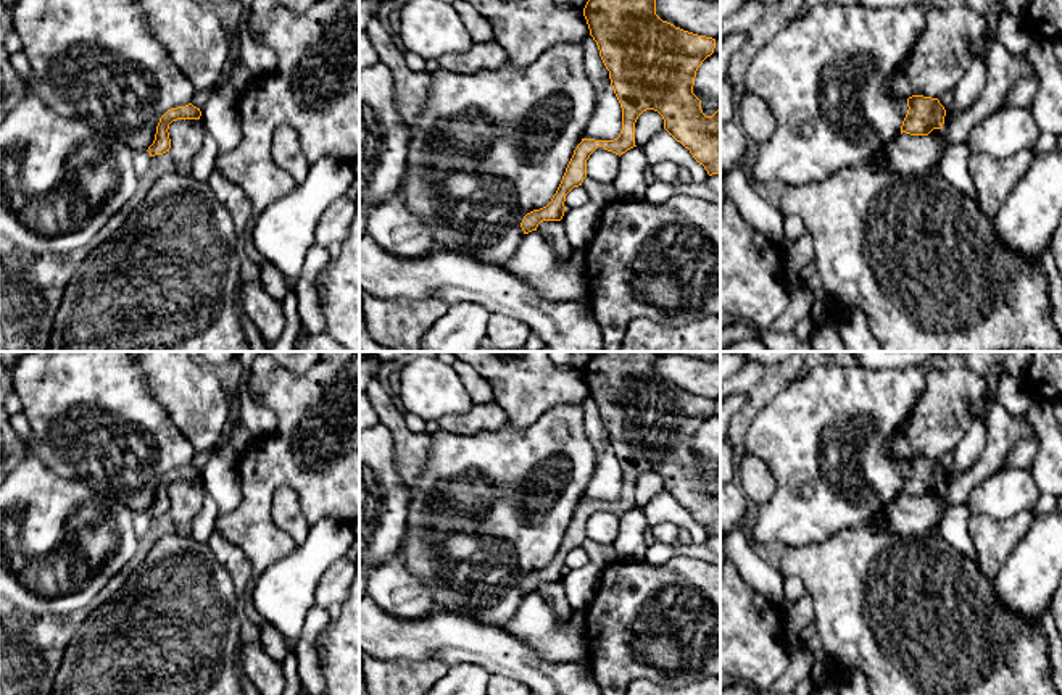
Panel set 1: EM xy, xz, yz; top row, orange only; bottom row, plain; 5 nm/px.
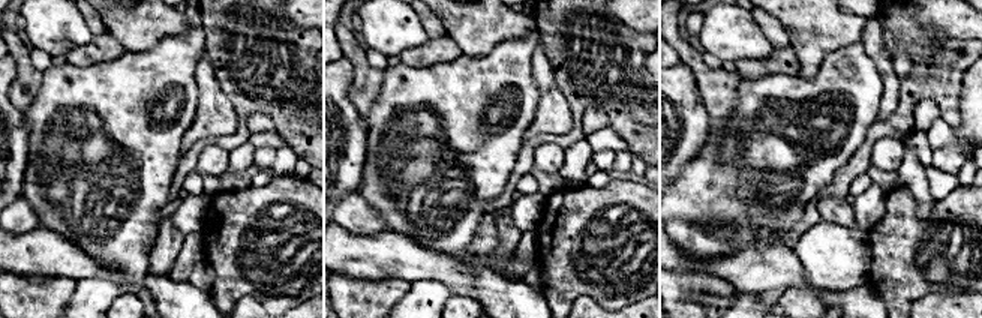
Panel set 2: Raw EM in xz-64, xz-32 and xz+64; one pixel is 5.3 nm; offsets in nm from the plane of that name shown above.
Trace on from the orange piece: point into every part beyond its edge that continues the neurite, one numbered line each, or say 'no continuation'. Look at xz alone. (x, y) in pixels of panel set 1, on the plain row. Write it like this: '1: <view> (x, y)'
no continuation

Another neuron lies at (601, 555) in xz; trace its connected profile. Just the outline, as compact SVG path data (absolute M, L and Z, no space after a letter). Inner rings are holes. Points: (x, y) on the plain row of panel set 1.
M587 537L583 540L582 547L590 558L590 563L596 564L601 569L608 564L619 561L617 551L612 543L611 545L599 545Z

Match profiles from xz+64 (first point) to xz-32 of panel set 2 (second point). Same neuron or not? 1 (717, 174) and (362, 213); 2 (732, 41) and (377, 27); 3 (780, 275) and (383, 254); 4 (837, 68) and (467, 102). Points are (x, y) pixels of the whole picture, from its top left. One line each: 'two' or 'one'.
1: one
2: one
3: one
4: one

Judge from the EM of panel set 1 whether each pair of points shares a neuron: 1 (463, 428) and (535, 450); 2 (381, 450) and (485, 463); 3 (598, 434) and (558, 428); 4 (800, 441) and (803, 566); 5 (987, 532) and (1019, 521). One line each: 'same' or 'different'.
1: different
2: different
3: different
4: different
5: same

